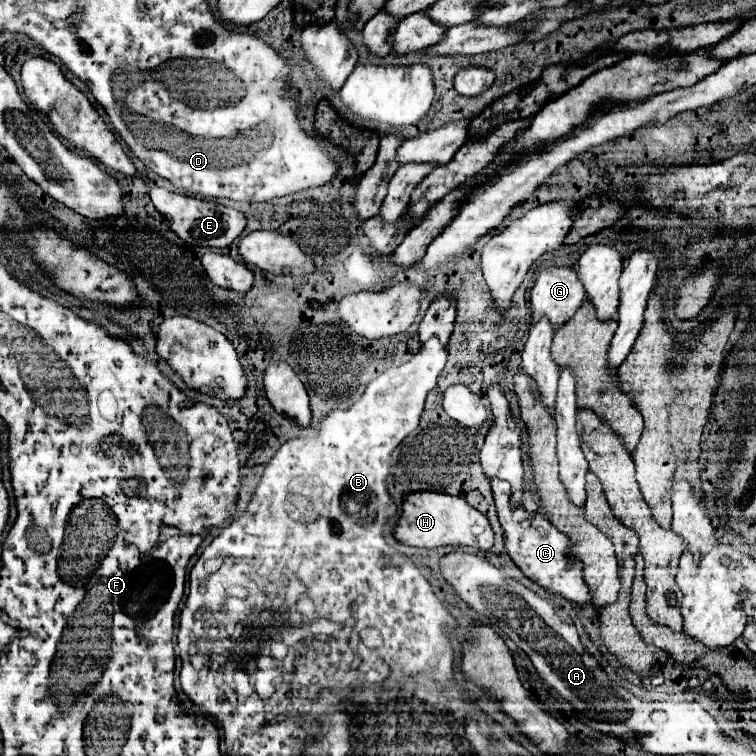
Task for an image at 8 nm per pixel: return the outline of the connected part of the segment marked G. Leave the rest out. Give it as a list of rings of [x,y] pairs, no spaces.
[[[545,267],[531,289],[533,315],[547,315],[559,327],[585,301],[585,289],[573,267]]]

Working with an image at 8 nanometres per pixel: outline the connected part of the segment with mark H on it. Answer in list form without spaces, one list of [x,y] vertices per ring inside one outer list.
[[[419,491],[405,495],[403,515],[395,527],[395,539],[403,545],[423,549],[461,545],[461,547],[475,547],[479,551],[491,551],[495,543],[495,533],[491,529],[489,519],[475,507],[463,503],[459,497],[433,491]]]

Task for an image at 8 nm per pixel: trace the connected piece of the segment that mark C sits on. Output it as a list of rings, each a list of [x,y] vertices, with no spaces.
[[[495,477],[495,479],[491,479],[491,487],[493,487],[495,505],[497,505],[497,515],[499,515],[503,531],[505,531],[505,539],[507,539],[505,549],[511,555],[511,559],[517,563],[517,567],[531,581],[539,583],[543,589],[547,589],[555,595],[561,595],[575,605],[589,605],[591,589],[583,581],[583,563],[571,555],[571,547],[573,547],[571,539],[565,533],[561,533],[559,529],[555,529],[551,519],[547,515],[541,515],[541,511],[529,513],[523,509],[521,503],[517,507],[513,507],[511,499],[509,499],[511,491],[509,491],[507,481],[499,481]]]

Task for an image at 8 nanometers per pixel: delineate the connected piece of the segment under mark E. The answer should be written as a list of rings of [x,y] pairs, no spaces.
[[[153,187],[149,191],[149,197],[151,197],[151,203],[155,205],[155,209],[163,217],[167,217],[175,235],[181,237],[191,247],[217,247],[217,249],[229,247],[233,243],[233,239],[239,237],[241,231],[245,229],[243,213],[233,207],[225,207],[225,205],[219,205],[213,201],[203,201],[203,199],[171,193],[163,187]]]

